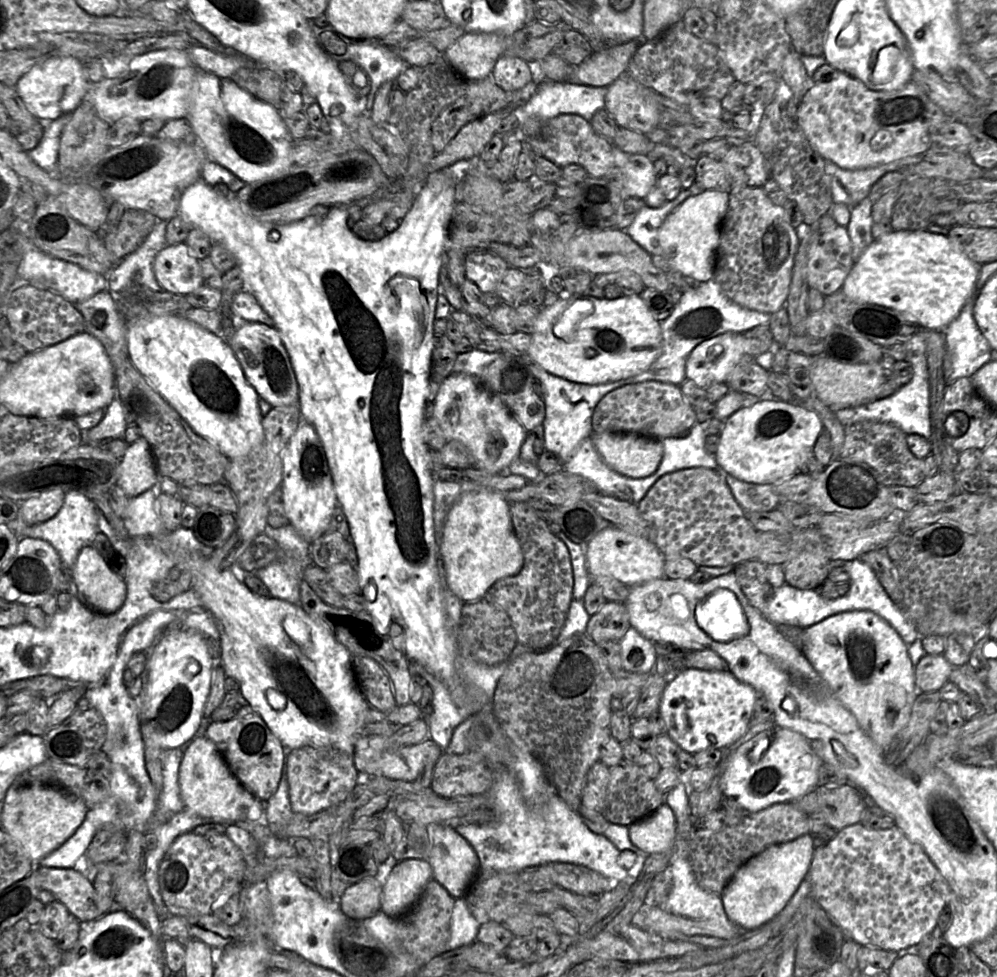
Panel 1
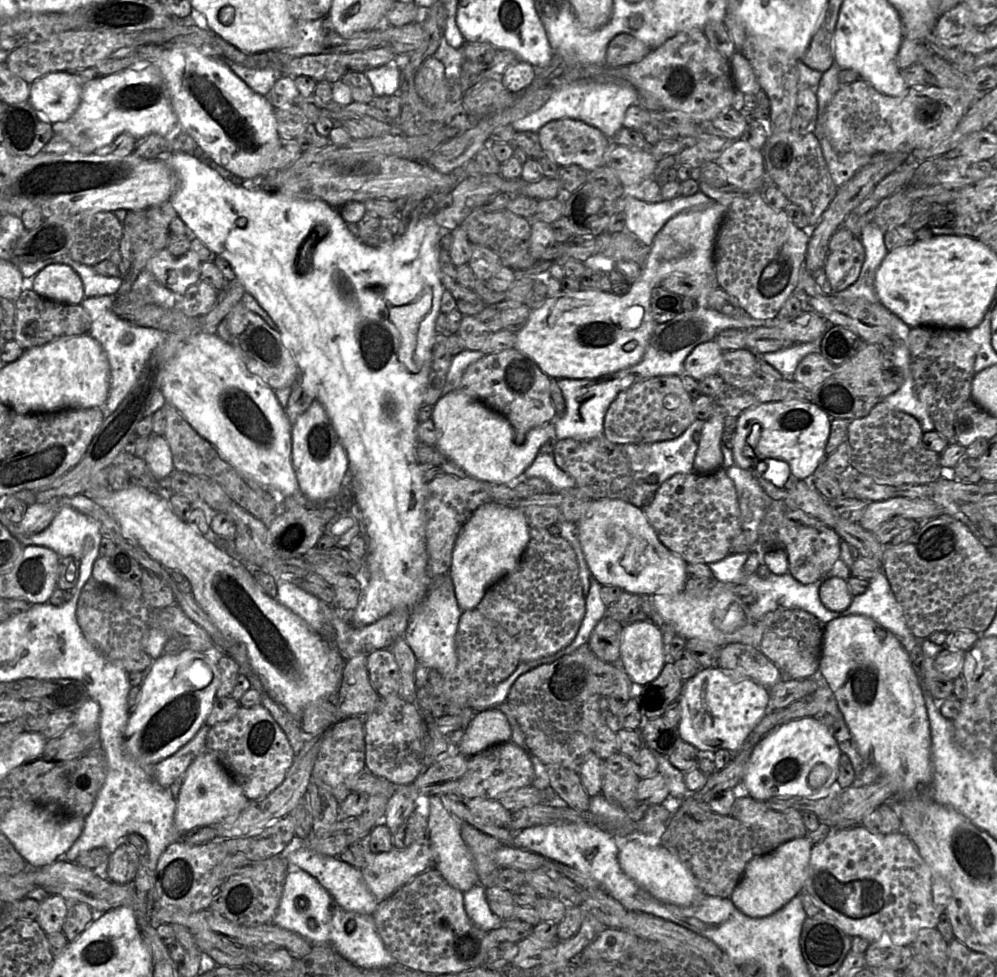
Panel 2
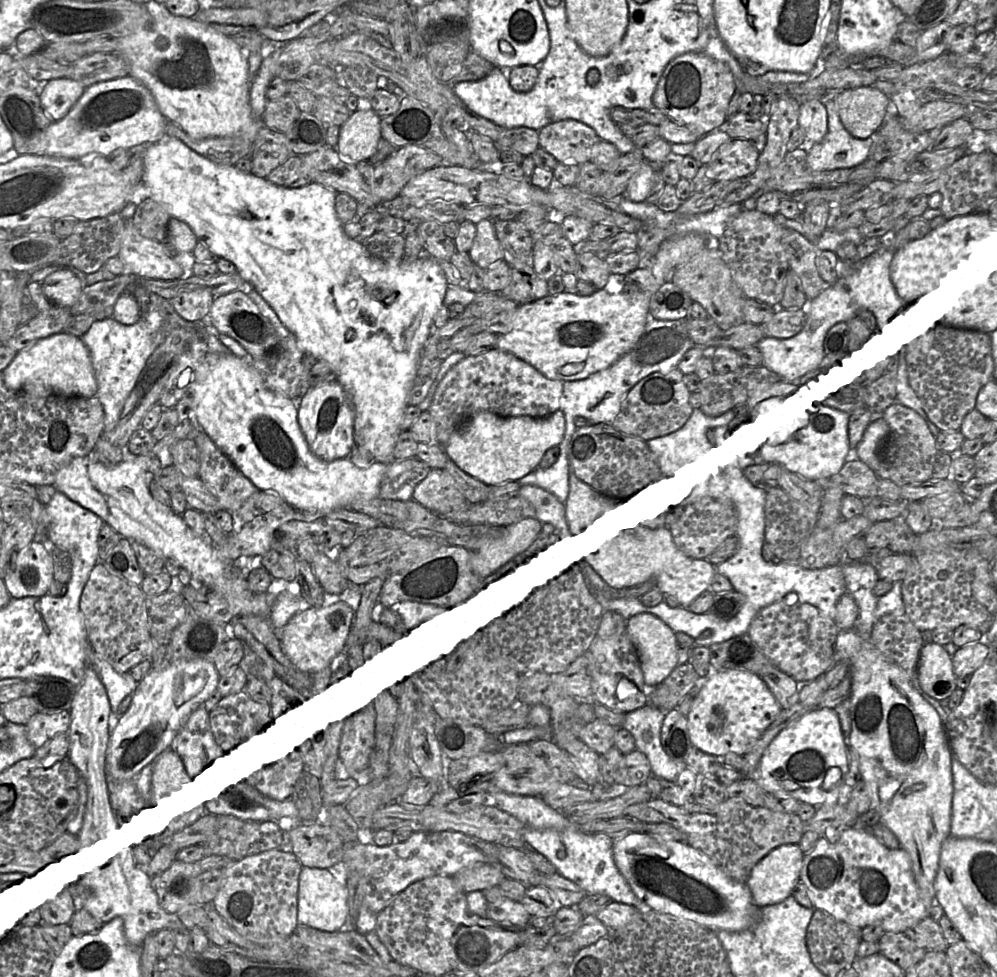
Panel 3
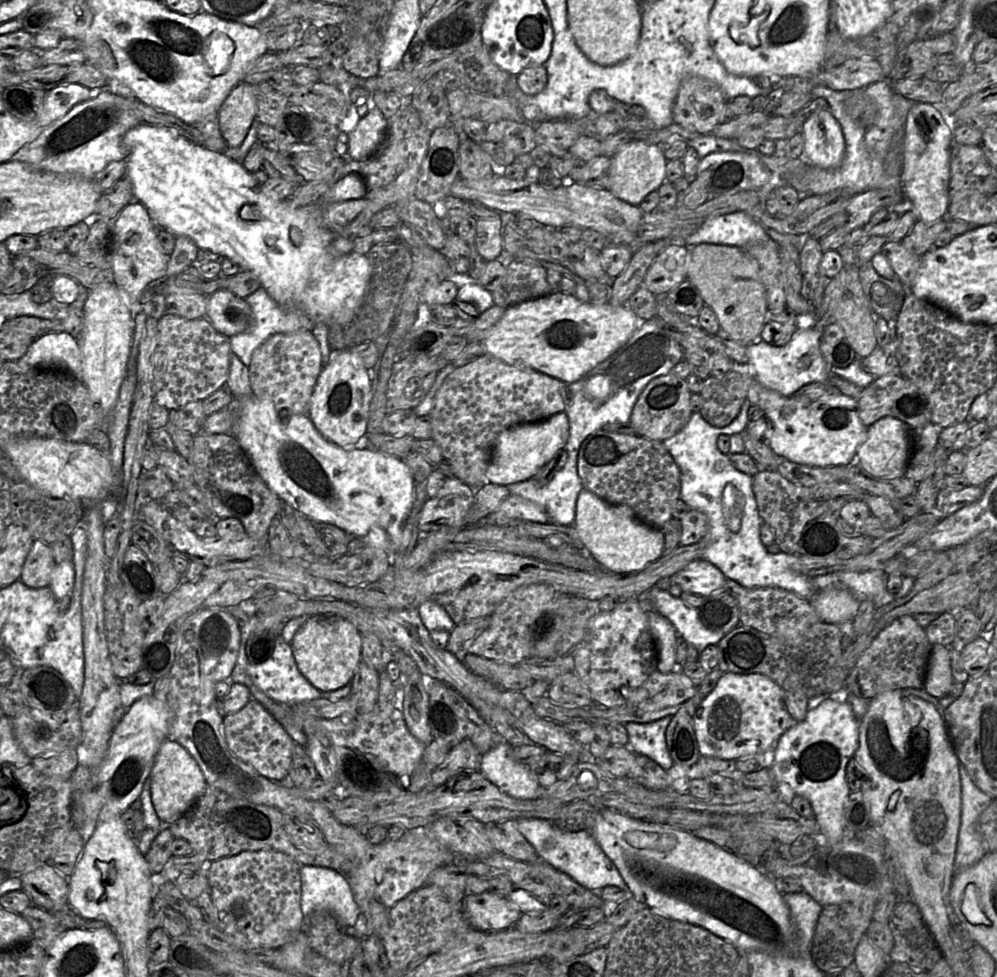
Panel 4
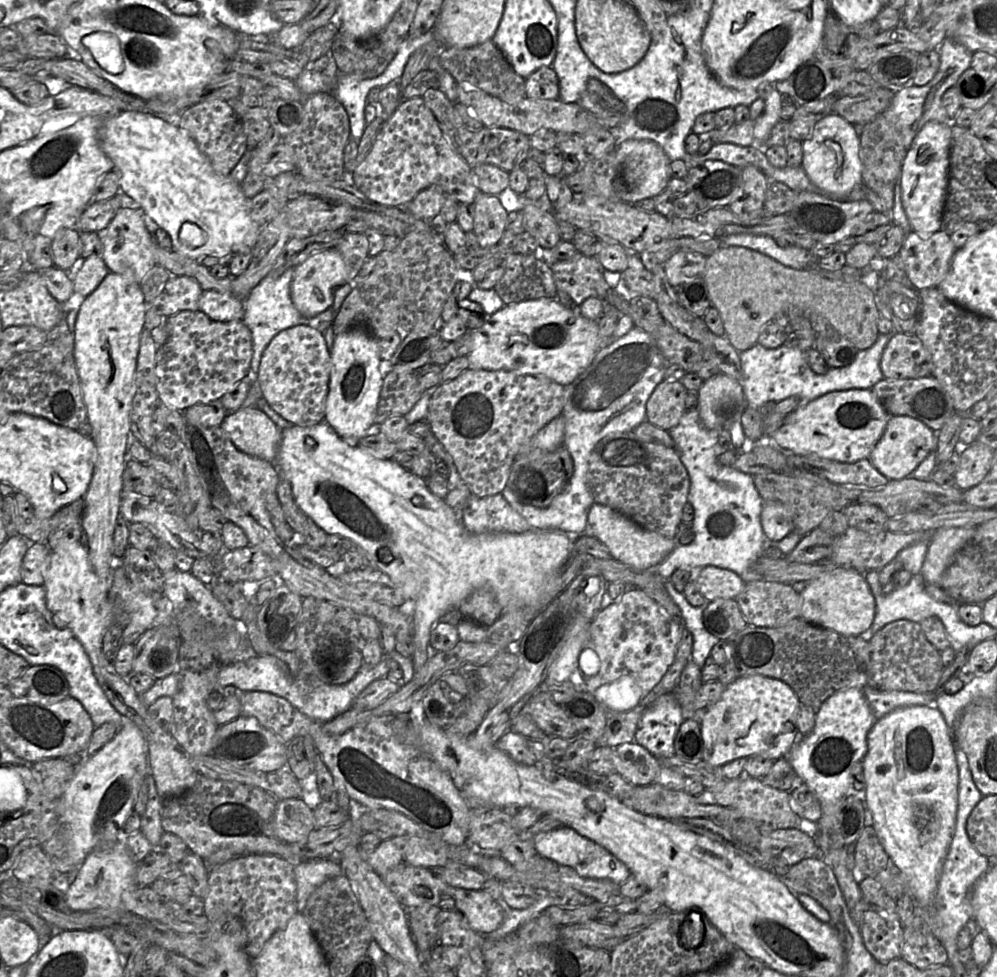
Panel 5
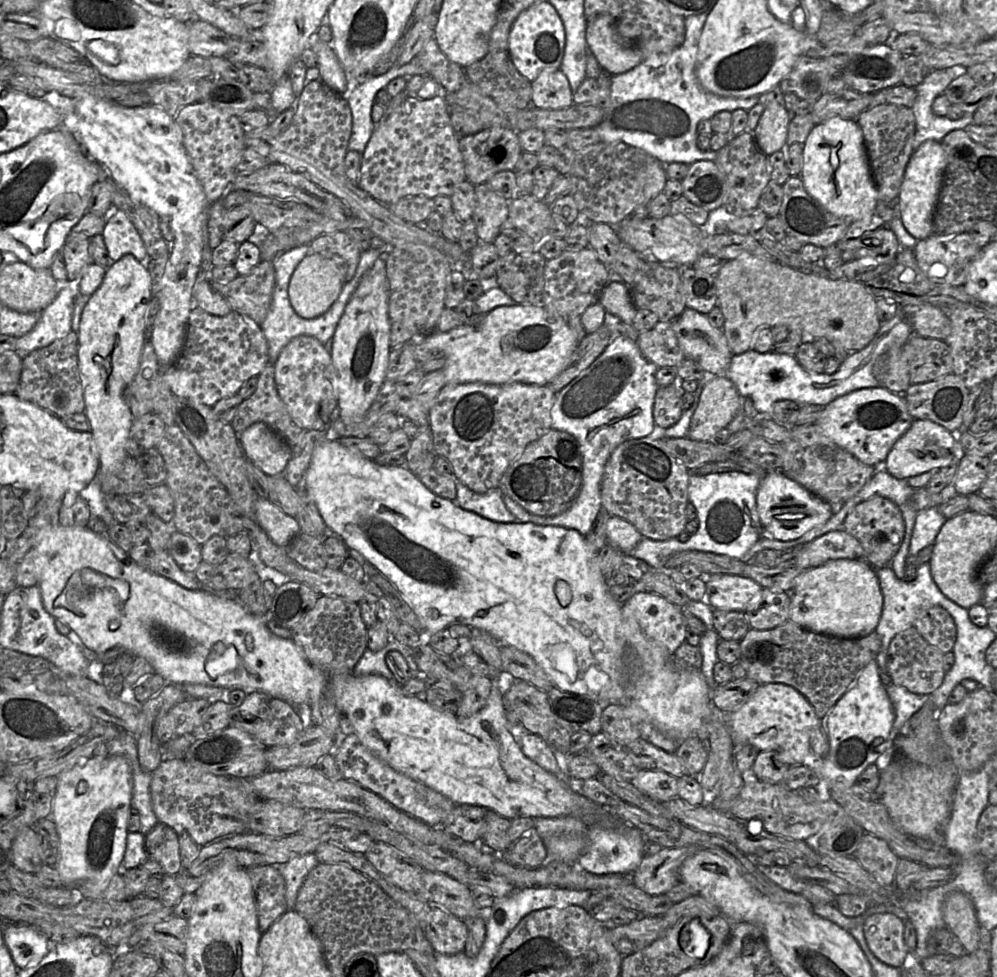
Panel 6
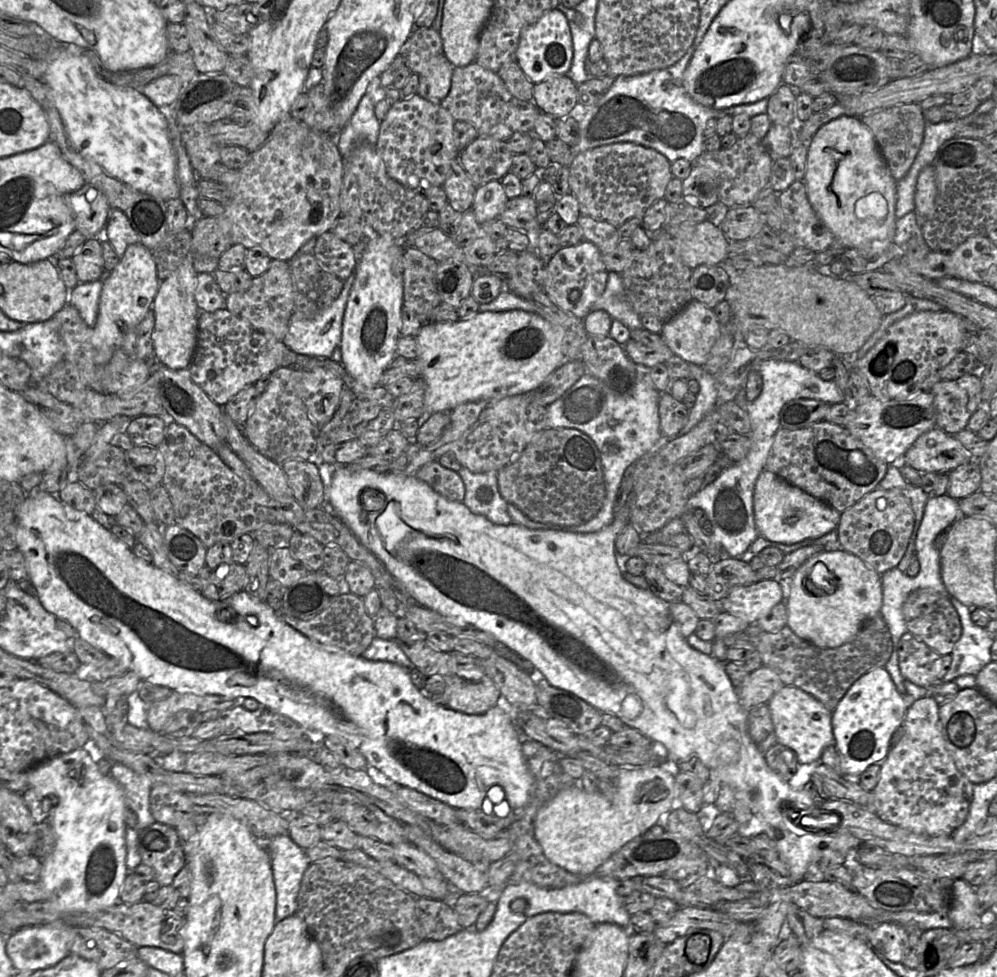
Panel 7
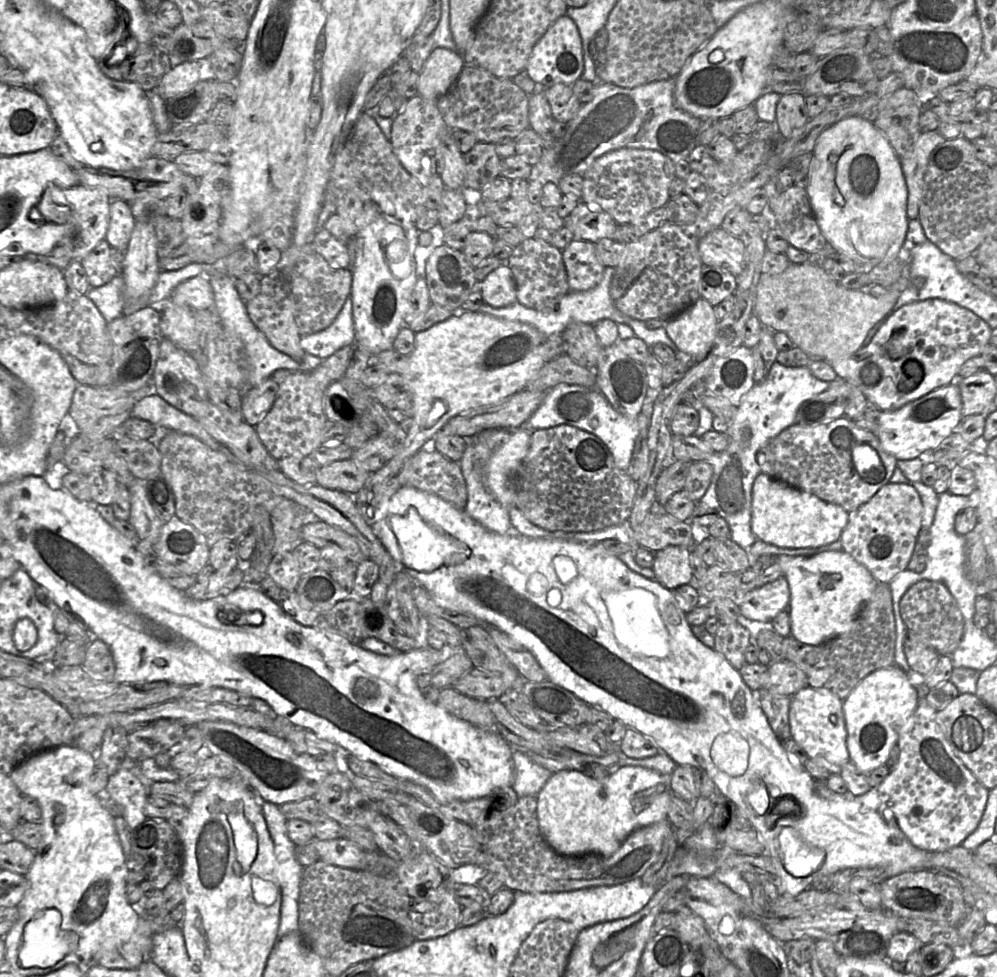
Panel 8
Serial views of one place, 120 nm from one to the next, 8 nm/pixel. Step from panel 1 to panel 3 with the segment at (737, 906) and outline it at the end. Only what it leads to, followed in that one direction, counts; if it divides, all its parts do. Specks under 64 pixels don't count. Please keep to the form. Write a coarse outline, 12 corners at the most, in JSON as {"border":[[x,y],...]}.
{"border":[[783,844],[752,868],[746,885],[759,908],[792,895],[804,855]]}

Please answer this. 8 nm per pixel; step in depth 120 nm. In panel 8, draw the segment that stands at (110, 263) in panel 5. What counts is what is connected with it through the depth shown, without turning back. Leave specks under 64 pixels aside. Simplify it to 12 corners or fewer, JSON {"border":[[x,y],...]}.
{"border":[[111,200],[109,245],[126,250],[136,223],[127,202]]}

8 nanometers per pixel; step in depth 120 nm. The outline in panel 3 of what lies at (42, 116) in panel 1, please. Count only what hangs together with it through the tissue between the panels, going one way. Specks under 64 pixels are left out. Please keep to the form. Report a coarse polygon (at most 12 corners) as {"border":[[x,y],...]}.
{"border":[[72,78],[36,87],[52,122],[63,119],[86,88]]}

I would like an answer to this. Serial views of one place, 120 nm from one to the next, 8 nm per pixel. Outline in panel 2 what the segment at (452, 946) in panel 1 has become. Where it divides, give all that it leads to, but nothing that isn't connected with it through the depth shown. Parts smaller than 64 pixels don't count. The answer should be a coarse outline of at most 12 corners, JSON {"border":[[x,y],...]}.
{"border":[[484,886],[466,891],[463,903],[478,928],[490,931],[502,920],[489,907]]}

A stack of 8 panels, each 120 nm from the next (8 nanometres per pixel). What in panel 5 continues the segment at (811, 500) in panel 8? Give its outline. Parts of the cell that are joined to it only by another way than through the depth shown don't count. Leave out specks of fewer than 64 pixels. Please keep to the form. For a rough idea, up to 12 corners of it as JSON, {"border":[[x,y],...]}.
{"border":[[779,502],[764,503],[760,518],[771,541],[793,532],[792,512]]}

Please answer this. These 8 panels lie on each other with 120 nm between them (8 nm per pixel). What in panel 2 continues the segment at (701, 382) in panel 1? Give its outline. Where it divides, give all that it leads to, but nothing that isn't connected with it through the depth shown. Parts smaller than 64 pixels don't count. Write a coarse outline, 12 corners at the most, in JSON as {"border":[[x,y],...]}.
{"border":[[713,339],[696,346],[684,373],[698,382],[716,374],[723,350]]}

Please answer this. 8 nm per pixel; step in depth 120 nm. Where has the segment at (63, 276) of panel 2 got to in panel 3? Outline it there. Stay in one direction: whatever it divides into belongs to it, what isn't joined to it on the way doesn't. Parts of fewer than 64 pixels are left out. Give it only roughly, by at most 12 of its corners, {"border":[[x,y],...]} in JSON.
{"border":[[71,269],[41,283],[49,301],[71,307],[84,286]]}

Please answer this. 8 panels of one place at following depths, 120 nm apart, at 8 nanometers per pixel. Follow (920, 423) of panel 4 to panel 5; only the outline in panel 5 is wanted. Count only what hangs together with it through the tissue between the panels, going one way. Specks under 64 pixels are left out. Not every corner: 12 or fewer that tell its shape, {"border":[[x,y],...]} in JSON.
{"border":[[933,376],[884,378],[871,391],[889,415],[939,432],[957,413]]}

